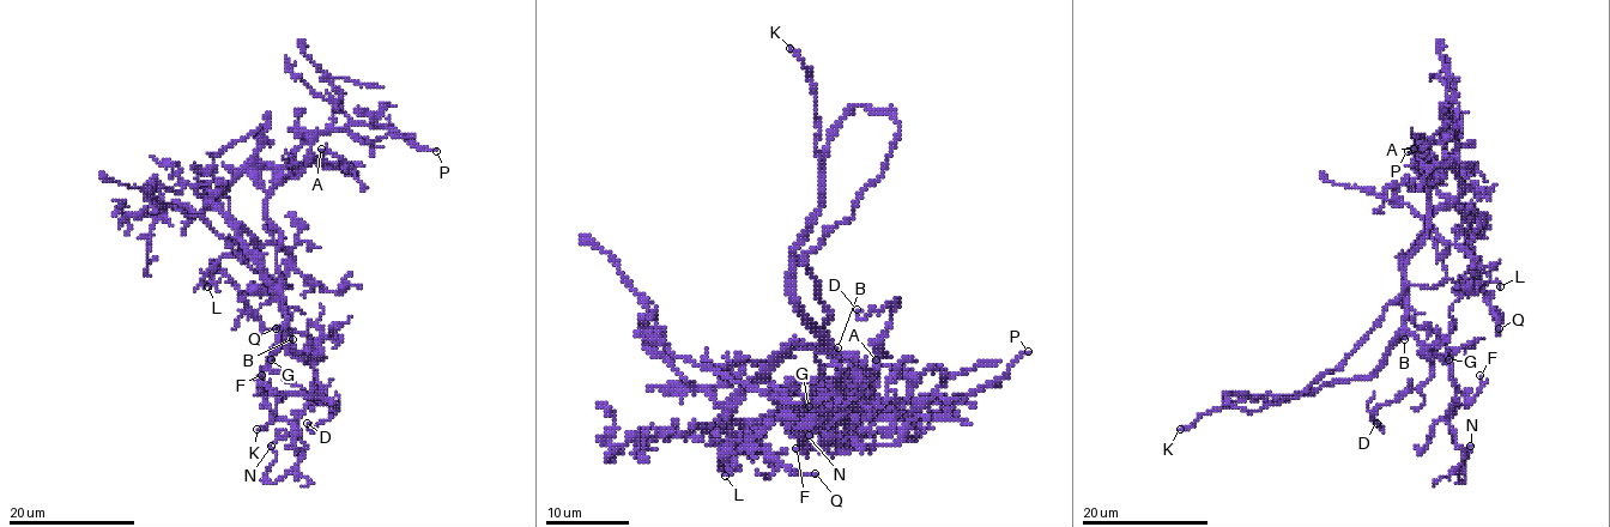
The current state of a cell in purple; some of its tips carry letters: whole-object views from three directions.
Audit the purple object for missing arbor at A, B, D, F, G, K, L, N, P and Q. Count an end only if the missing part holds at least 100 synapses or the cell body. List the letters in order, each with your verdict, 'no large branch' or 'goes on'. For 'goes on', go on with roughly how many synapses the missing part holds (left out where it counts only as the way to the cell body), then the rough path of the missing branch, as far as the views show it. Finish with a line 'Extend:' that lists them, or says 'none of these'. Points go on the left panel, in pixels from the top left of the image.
A: no large branch
B: no large branch
D: no large branch
F: no large branch
G: no large branch
K: goes on
L: no large branch
N: no large branch
P: no large branch
Q: no large branch
Extend: K

